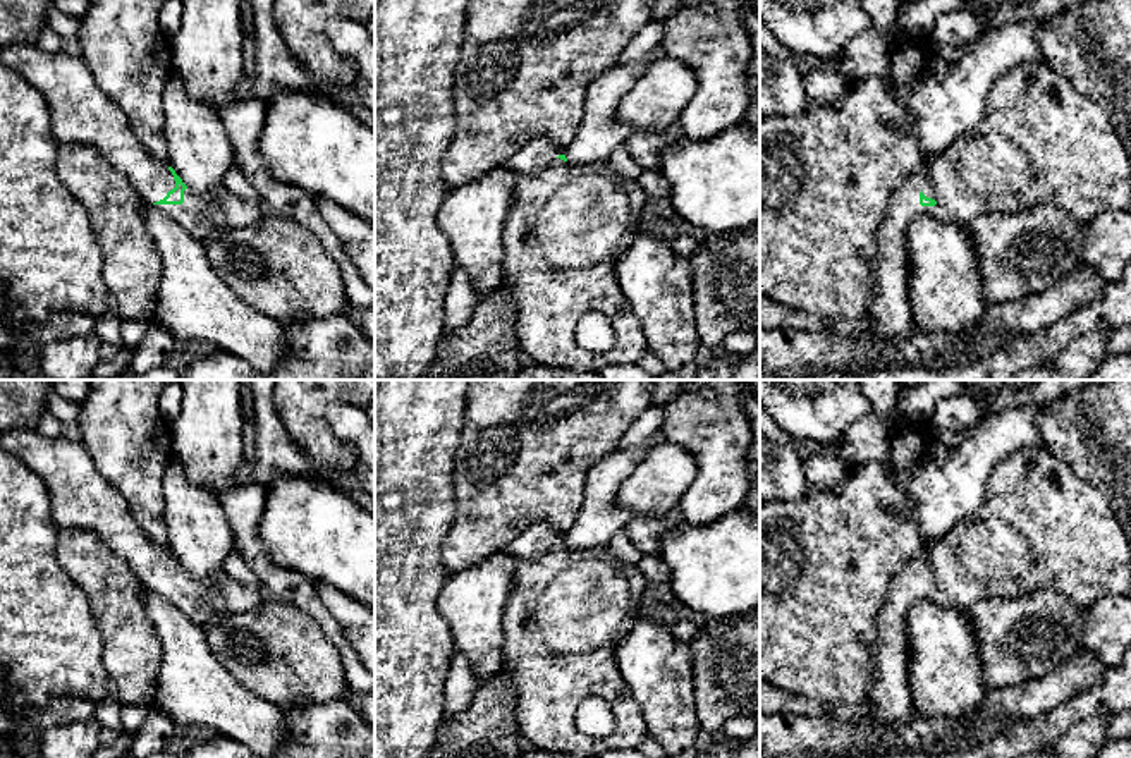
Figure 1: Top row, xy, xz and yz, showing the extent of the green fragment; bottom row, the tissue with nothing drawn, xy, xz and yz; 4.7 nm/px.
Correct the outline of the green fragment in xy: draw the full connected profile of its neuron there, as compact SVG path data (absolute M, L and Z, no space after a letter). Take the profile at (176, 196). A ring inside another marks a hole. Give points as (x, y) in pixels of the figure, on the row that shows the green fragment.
M22 43L0 48L0 60L41 93L58 144L95 146L115 170L129 177L144 203L163 211L199 242L248 227L263 215L260 205L229 191L215 199L196 196L172 167L155 160L138 143L127 117L98 88L81 57Z

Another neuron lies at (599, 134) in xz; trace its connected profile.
M655 55L617 62L600 74L588 88L581 124L574 139L564 146L569 163L581 167L605 162L636 132L615 117L624 95L651 65Z

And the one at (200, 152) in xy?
M179 74L170 76L162 98L170 167L196 196L203 199L222 196L235 151L220 115L193 101Z

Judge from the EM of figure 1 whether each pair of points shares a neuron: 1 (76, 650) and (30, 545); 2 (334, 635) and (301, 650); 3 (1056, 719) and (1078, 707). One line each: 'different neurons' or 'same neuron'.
1: same neuron
2: different neurons
3: same neuron

